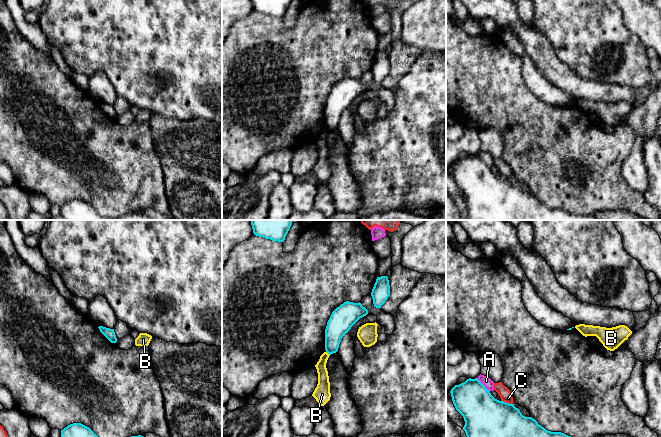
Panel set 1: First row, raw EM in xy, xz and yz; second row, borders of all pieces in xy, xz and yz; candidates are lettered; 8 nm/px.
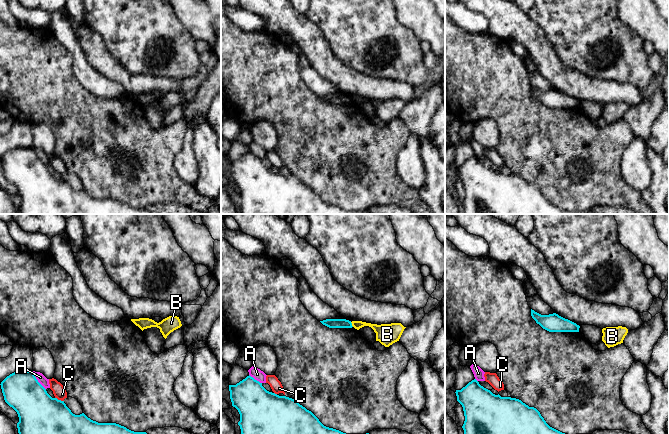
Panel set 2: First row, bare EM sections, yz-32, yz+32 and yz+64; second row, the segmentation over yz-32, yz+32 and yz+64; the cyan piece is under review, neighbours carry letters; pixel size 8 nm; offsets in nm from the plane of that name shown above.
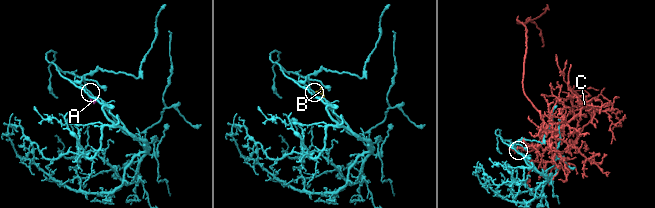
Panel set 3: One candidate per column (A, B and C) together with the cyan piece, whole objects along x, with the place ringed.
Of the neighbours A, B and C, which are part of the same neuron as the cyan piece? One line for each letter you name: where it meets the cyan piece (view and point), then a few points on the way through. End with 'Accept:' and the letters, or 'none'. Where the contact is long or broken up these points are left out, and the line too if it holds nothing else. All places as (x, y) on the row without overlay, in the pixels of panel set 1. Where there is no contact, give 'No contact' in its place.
Accept: none

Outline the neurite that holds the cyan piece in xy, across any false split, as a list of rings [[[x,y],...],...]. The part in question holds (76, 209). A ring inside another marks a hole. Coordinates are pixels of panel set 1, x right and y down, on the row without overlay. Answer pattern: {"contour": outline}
{"contour": [[[73,199],[61,206],[64,220],[151,220],[141,211],[131,212],[116,218],[101,216],[89,203]]]}

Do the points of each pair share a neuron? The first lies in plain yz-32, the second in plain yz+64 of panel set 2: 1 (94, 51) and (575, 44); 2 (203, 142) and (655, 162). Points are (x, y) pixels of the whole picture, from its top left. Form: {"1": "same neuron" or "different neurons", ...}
{"1": "different neurons", "2": "same neuron"}

